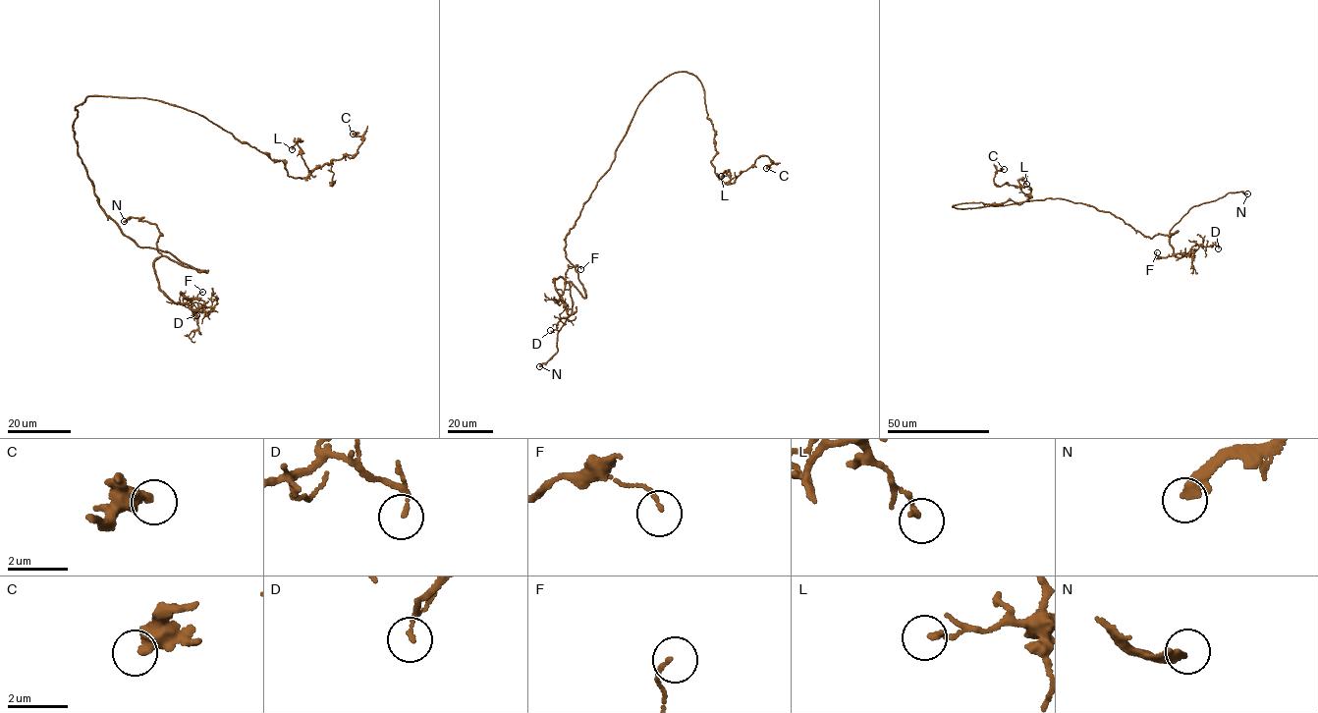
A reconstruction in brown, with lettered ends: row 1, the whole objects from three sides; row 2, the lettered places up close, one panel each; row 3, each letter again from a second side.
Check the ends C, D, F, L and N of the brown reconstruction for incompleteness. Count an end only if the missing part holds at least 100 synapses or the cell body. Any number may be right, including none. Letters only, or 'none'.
N

